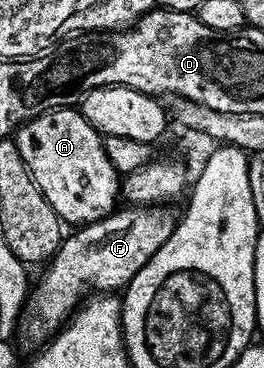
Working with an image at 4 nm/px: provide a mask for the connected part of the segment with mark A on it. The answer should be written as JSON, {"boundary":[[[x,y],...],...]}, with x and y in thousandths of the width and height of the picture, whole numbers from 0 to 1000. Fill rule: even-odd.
{"boundary":[[[292,291],[212,293],[121,321],[68,351],[61,378],[76,397],[76,429],[91,429],[136,505],[167,527],[167,538],[182,538],[197,571],[212,571],[212,582],[254,611],[345,609],[436,573],[451,552],[443,543],[455,543],[455,470],[409,429],[390,361],[352,348]]]}

